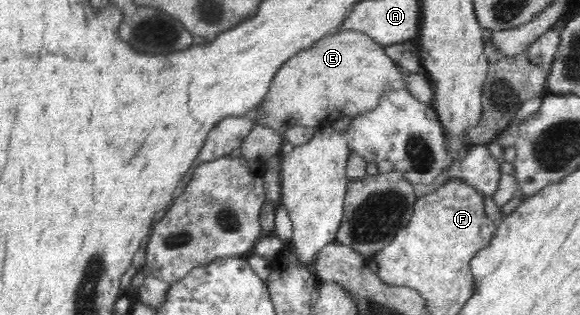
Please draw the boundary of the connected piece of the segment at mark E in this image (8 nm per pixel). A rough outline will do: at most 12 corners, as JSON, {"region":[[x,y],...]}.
{"region":[[341,30],[279,68],[254,121],[330,126],[408,89],[368,34]]}

